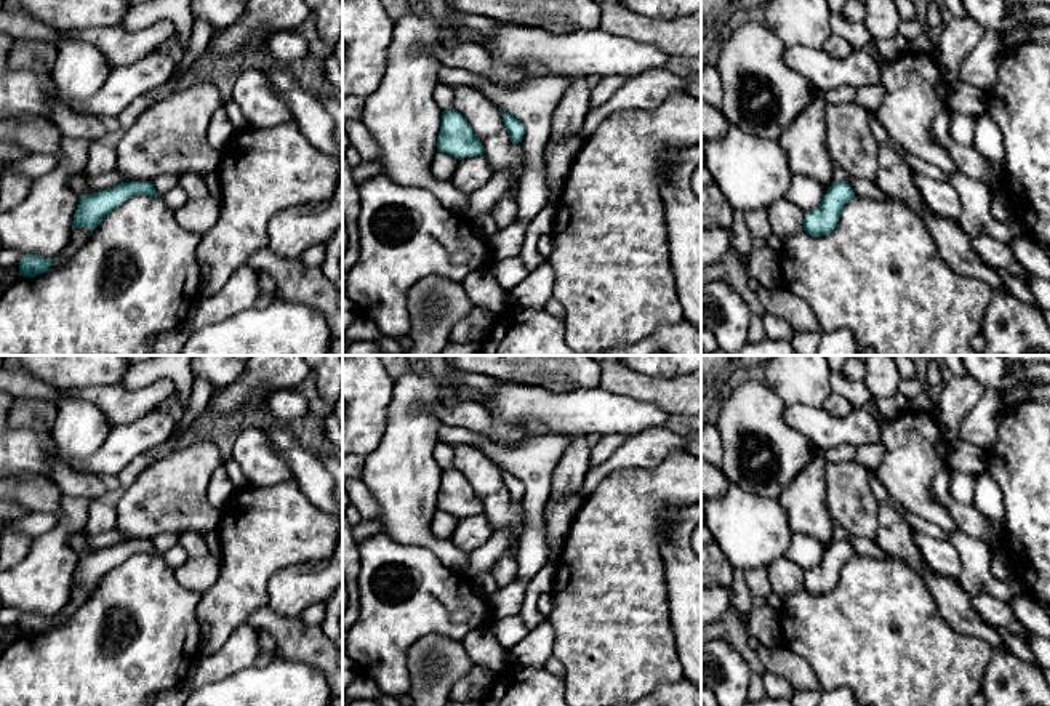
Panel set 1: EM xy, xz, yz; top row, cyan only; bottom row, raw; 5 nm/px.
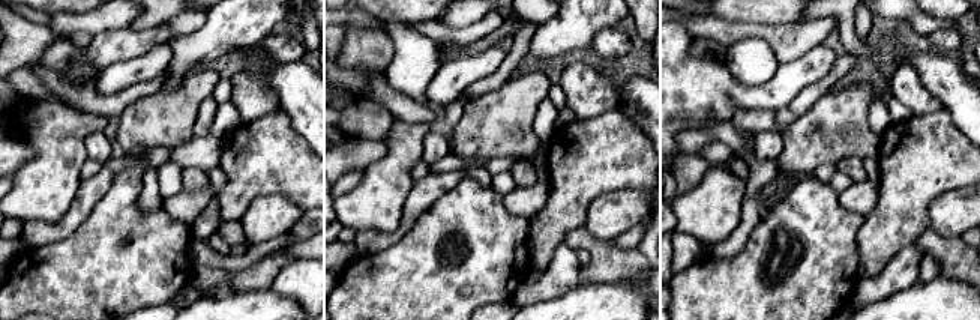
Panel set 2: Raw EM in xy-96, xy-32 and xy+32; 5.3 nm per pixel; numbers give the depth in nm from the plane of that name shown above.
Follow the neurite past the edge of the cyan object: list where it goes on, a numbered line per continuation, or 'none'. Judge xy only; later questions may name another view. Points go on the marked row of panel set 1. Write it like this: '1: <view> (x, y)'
none

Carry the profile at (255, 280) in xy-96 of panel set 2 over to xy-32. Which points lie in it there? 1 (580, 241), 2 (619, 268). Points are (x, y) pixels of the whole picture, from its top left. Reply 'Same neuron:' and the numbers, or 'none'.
Same neuron: 1, 2

